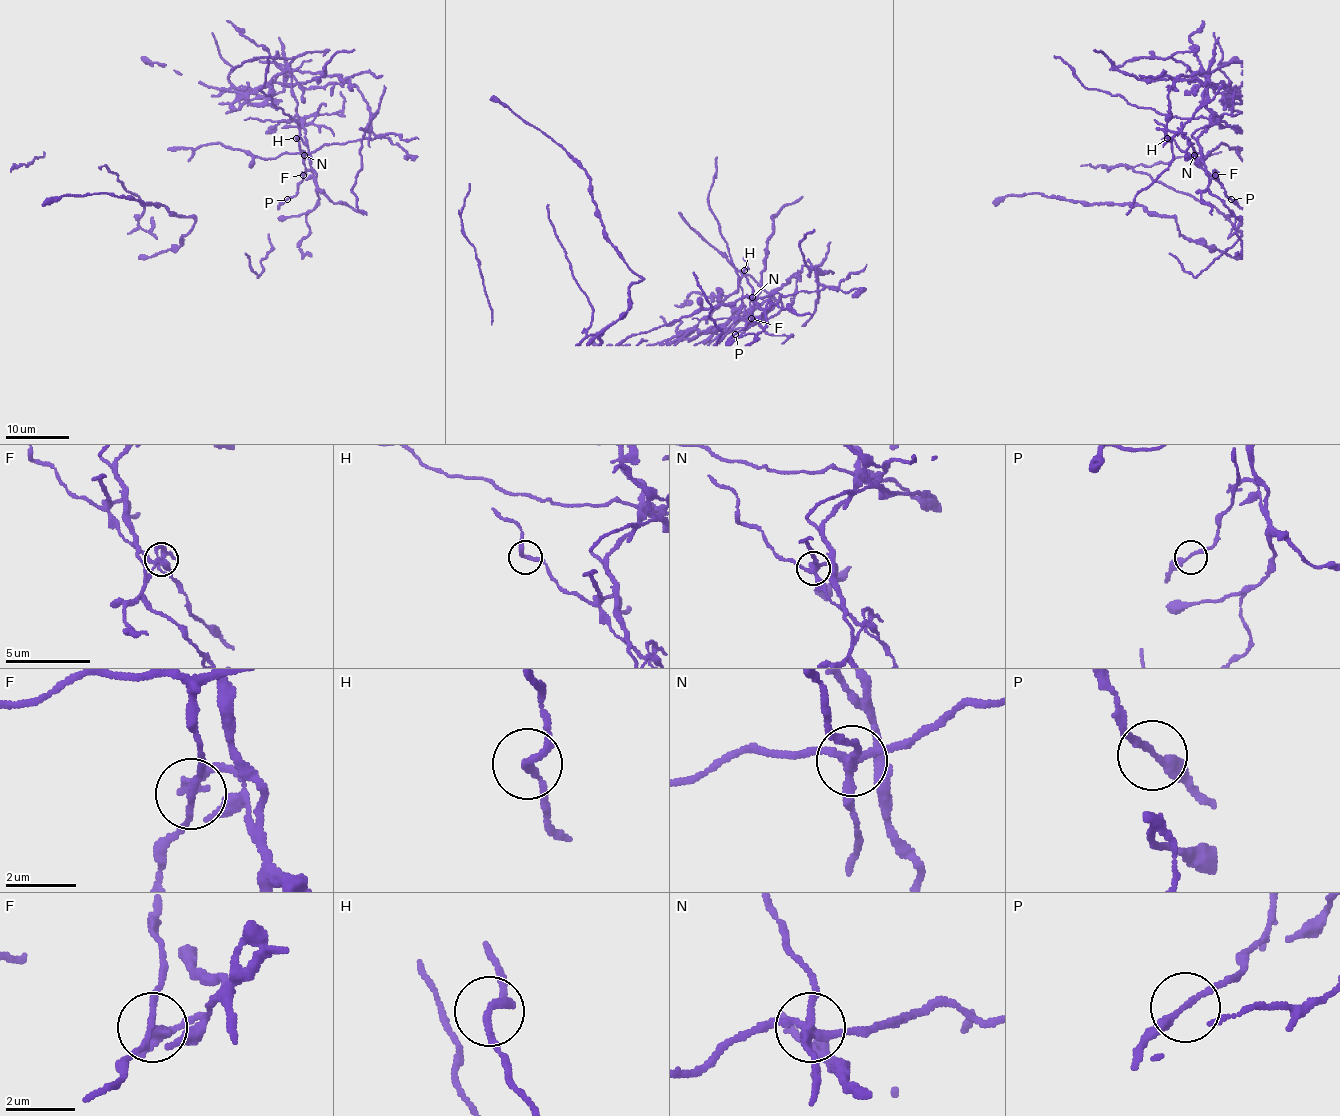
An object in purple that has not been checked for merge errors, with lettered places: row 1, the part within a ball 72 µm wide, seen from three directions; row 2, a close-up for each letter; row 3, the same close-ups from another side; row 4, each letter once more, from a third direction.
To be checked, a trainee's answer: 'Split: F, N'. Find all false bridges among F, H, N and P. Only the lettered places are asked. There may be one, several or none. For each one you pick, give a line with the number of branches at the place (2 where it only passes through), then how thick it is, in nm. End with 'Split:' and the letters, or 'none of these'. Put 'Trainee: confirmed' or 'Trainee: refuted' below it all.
F: 3 branches meet; 200 nm thick
N: 5 branches meet; 240 nm thick
Split: F, N
Trainee: confirmed

